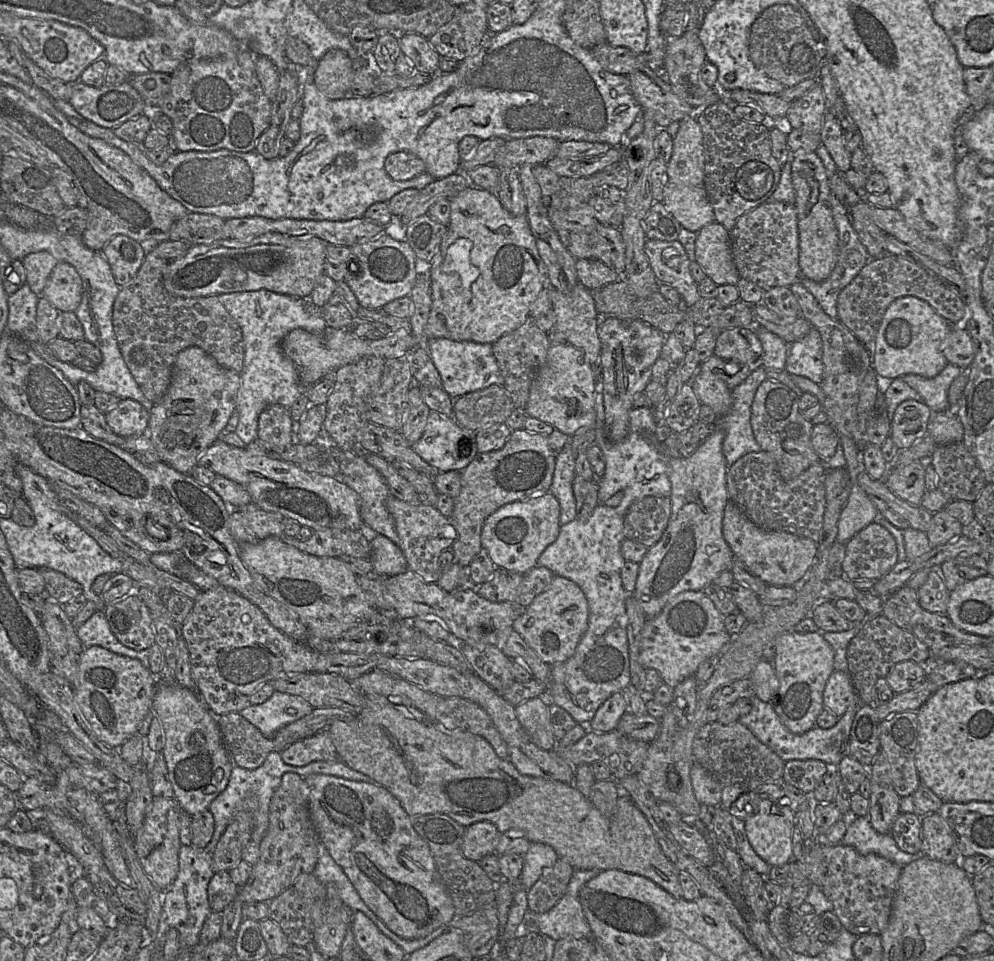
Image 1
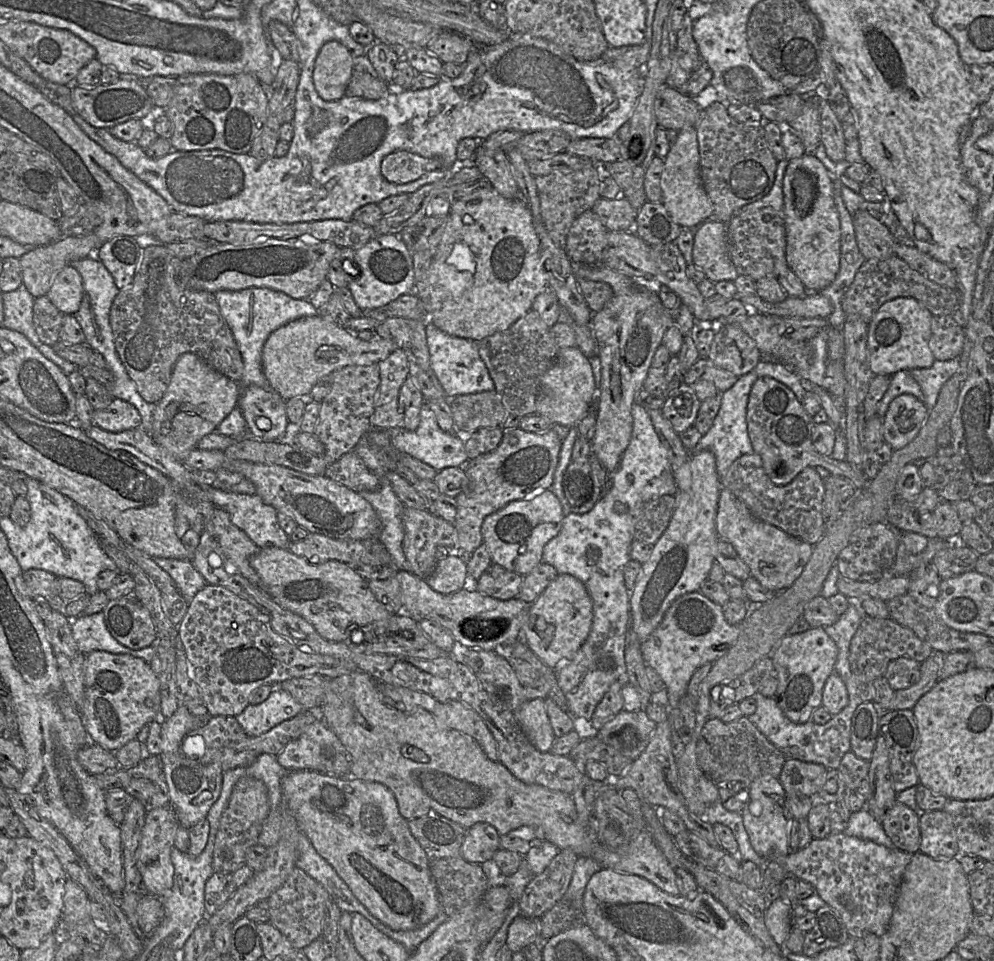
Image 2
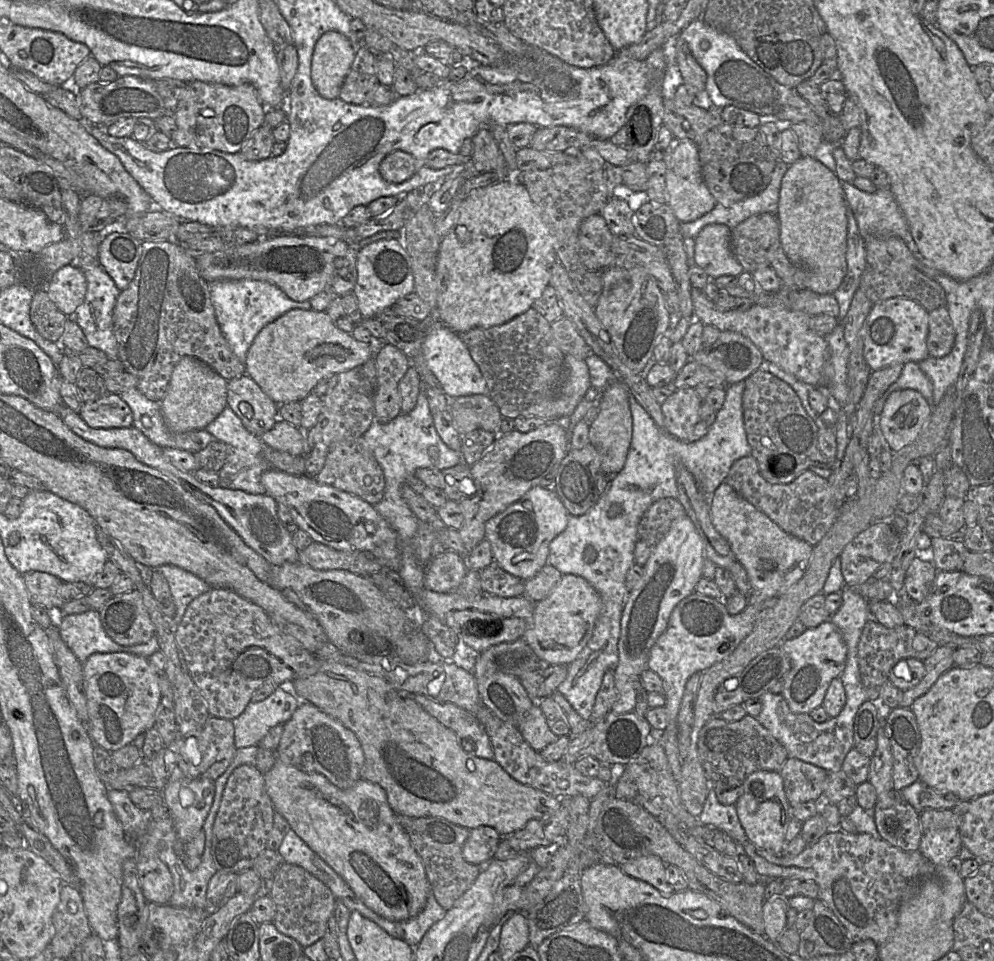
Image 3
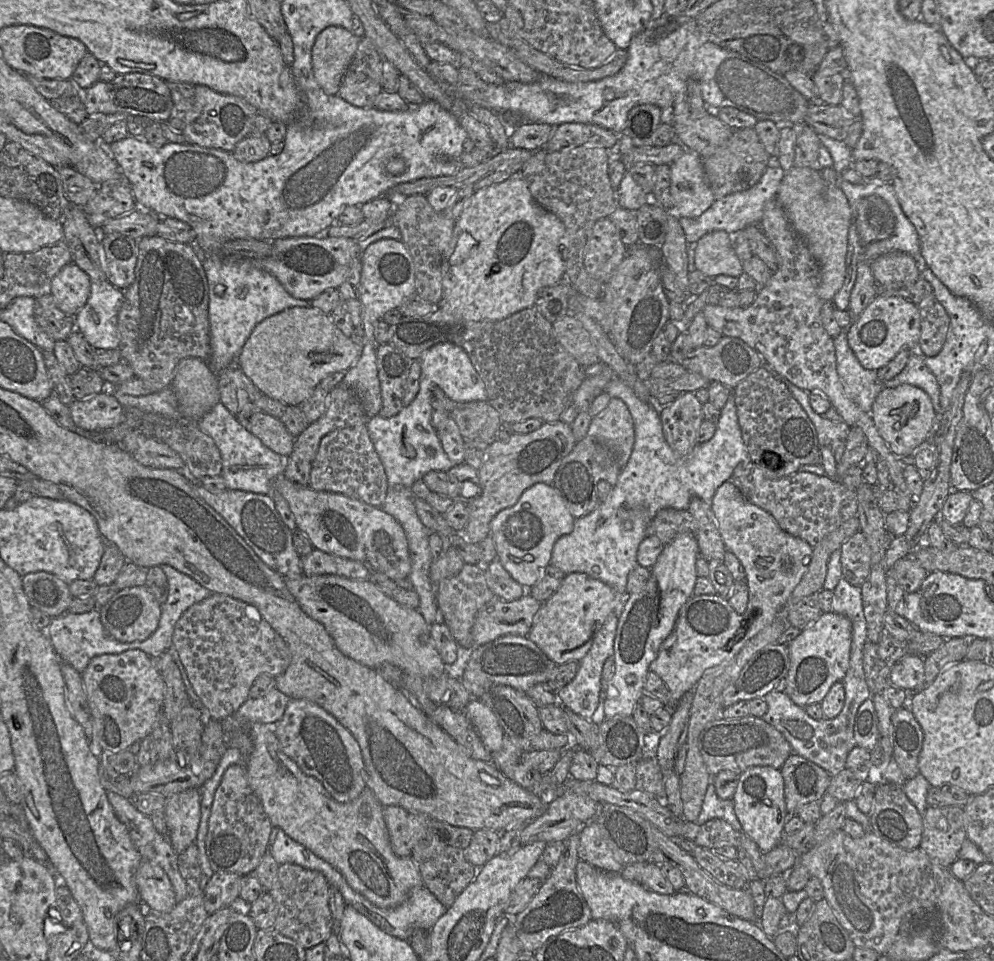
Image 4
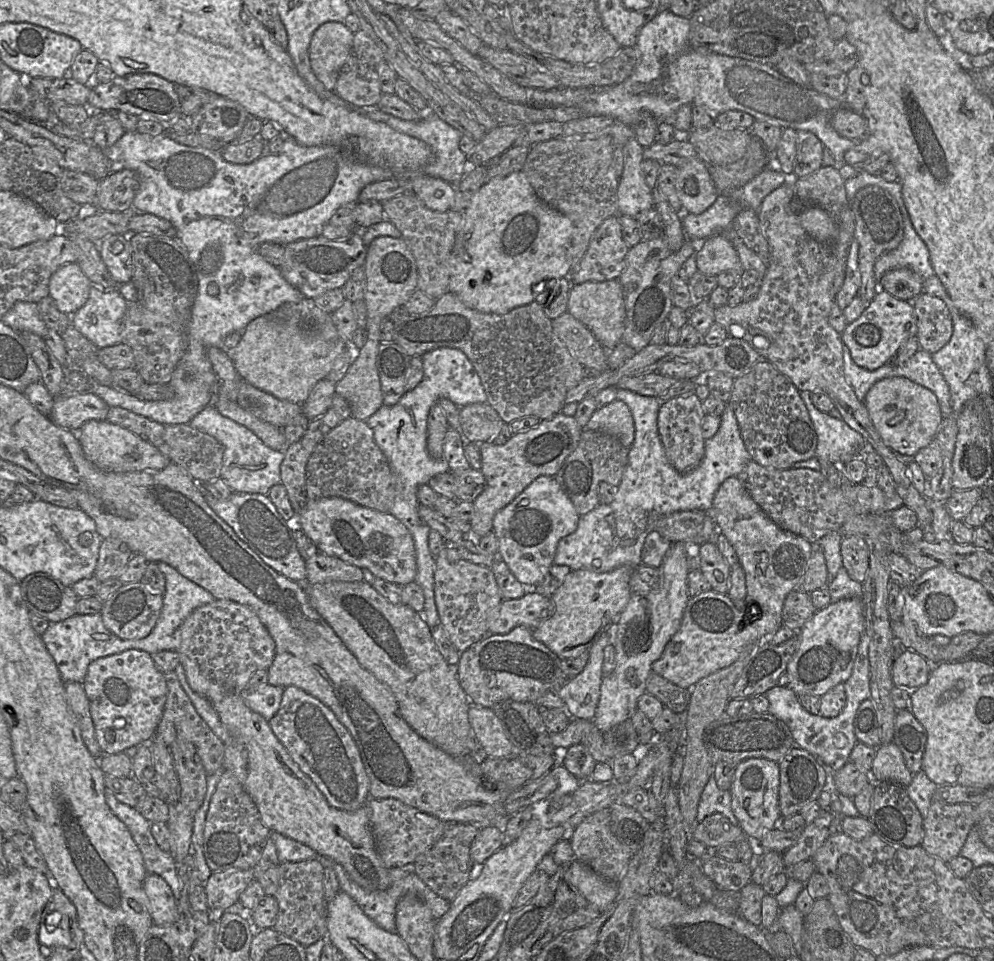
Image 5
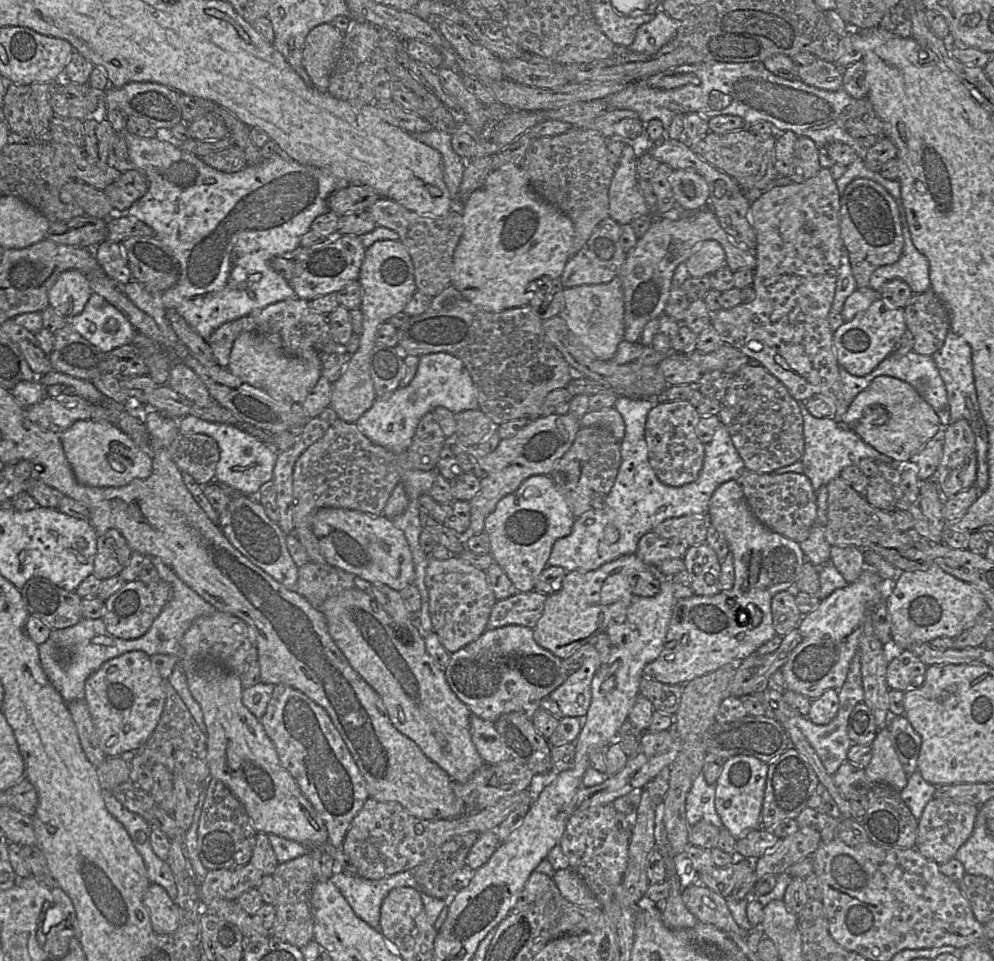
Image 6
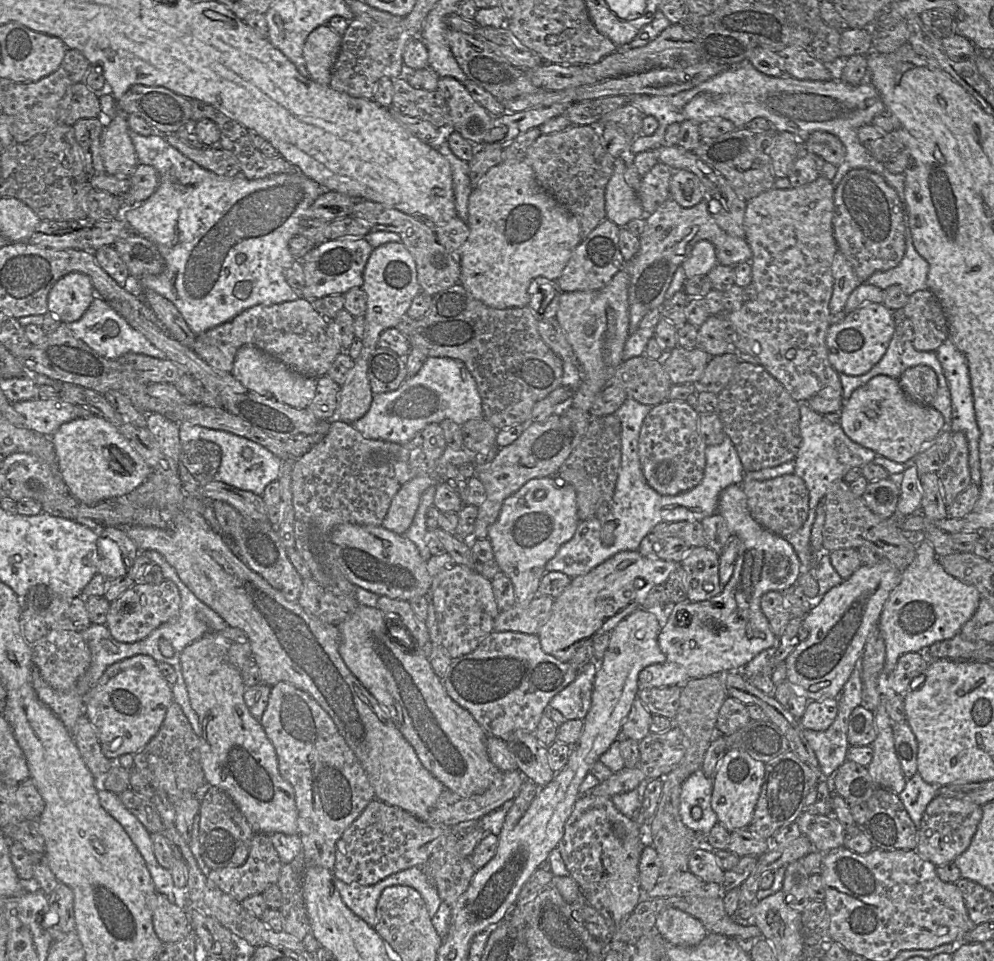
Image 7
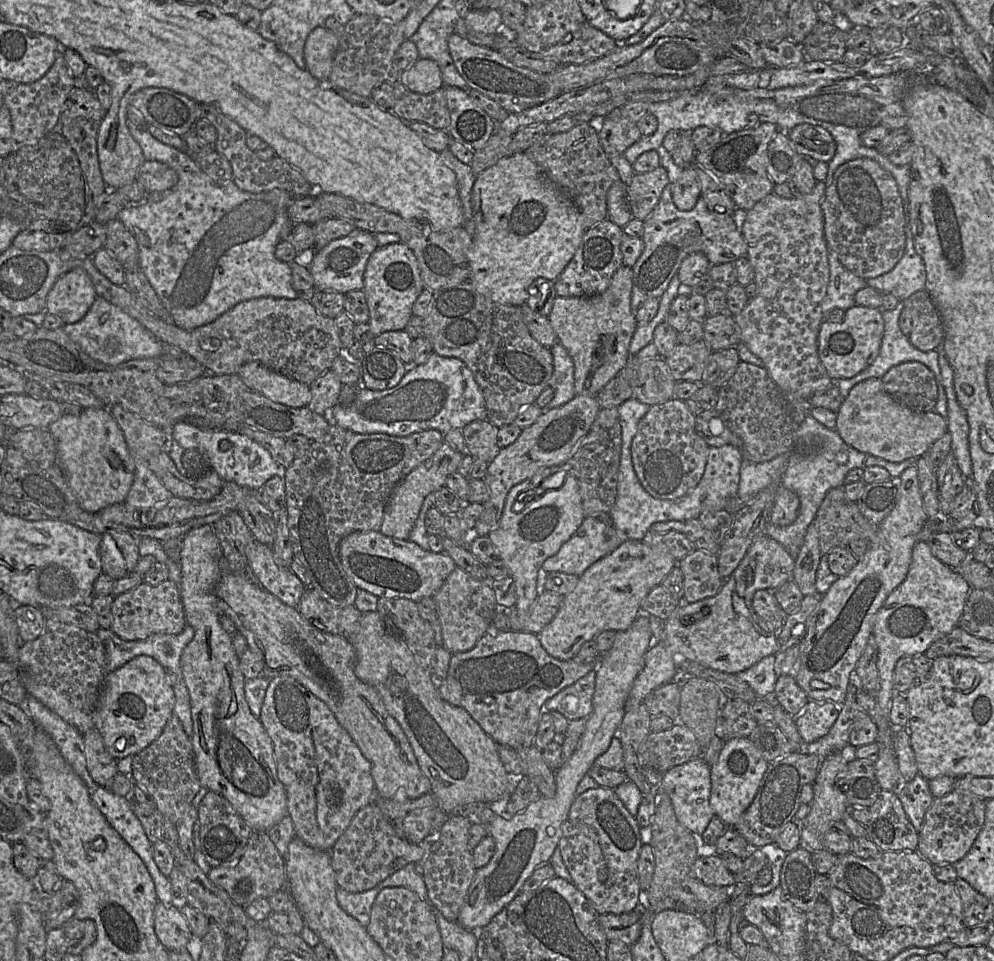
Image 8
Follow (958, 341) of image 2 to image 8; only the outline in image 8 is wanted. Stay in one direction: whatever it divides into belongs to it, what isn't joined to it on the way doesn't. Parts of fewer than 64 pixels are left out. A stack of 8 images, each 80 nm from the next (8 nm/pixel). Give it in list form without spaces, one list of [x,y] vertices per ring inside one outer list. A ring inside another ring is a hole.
[[[920,290],[904,300],[904,307],[912,318],[911,344],[927,352],[937,350],[944,340],[944,328],[940,314],[926,290]]]

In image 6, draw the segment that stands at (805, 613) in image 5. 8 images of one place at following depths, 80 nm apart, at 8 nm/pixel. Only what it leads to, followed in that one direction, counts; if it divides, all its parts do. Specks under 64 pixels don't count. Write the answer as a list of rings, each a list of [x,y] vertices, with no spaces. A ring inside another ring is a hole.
[[[794,590],[776,593],[771,601],[771,610],[774,629],[780,636],[798,628],[803,618],[796,604]]]

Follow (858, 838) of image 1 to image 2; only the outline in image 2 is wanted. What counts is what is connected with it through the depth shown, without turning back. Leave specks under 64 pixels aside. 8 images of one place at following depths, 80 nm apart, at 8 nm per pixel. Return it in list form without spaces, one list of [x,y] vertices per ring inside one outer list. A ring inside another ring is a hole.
[[[867,808],[851,813],[843,833],[848,836],[872,841],[887,848],[896,848],[886,835],[881,823],[872,816]]]

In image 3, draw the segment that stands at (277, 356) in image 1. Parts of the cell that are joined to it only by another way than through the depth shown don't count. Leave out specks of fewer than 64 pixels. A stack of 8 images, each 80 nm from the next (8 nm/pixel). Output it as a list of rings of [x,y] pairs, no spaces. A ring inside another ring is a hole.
[[[216,280],[209,283],[209,290],[220,329],[233,353],[243,364],[253,340],[264,326],[289,310],[311,309],[309,301],[294,301],[277,286],[260,280]]]

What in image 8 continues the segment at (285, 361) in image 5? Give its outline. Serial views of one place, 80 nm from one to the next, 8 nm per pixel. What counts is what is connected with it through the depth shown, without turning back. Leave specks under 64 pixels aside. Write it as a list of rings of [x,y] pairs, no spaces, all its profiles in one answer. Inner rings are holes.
[[[259,362],[244,364],[237,374],[250,390],[261,393],[273,402],[302,408],[311,400],[309,385],[279,374]]]

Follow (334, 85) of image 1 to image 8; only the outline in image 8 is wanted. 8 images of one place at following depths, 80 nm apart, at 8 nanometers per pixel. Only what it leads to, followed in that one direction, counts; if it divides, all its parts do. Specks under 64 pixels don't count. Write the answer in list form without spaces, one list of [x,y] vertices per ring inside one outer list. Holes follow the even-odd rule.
[[[323,26],[313,29],[304,45],[305,69],[318,80],[328,80],[339,38]]]

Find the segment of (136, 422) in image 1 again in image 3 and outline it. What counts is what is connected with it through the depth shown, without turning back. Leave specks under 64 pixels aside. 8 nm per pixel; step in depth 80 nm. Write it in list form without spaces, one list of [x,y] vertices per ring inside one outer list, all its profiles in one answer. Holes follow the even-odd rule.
[[[107,393],[98,400],[83,403],[78,414],[92,428],[127,428],[133,425],[131,409],[117,394]]]

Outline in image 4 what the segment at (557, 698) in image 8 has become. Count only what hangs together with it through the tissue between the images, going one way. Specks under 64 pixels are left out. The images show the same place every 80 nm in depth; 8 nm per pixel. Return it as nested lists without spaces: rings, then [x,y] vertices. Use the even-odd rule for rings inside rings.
[[[615,611],[608,616],[596,634],[591,647],[585,656],[578,662],[579,667],[573,680],[556,692],[558,703],[564,707],[564,709],[569,709],[587,720],[591,720],[599,705],[602,669],[606,659],[614,655],[614,639],[617,624],[618,611]]]

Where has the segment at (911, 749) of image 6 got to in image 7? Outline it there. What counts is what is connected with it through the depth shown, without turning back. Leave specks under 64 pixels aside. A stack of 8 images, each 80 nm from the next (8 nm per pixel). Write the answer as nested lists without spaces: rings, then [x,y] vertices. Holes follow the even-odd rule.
[[[904,721],[893,724],[894,746],[905,778],[917,772],[918,743],[909,724]]]

